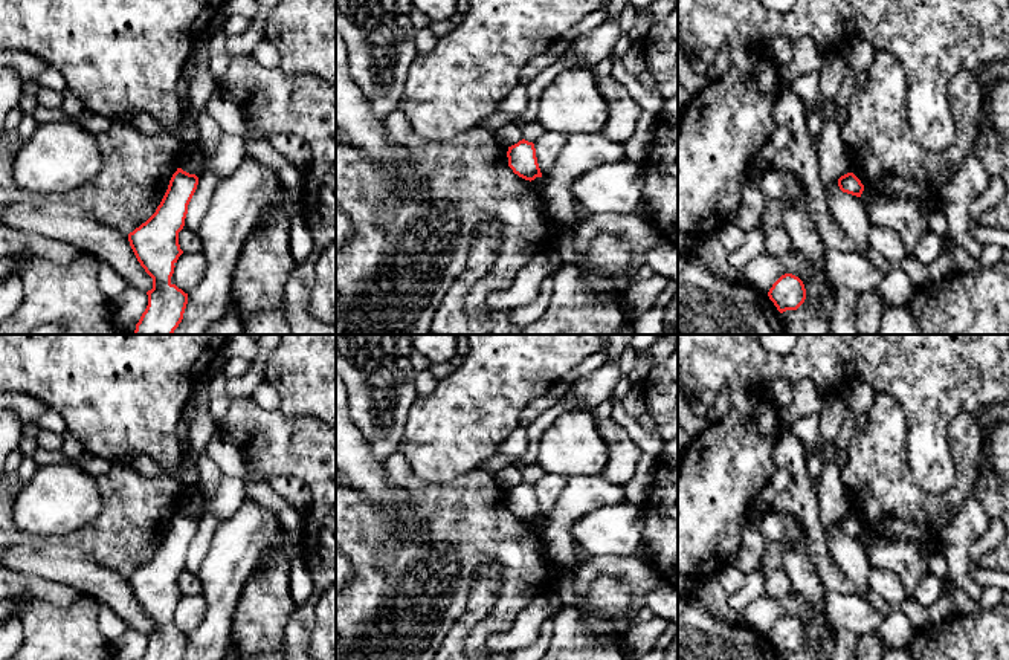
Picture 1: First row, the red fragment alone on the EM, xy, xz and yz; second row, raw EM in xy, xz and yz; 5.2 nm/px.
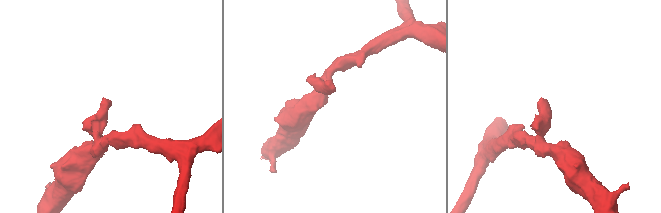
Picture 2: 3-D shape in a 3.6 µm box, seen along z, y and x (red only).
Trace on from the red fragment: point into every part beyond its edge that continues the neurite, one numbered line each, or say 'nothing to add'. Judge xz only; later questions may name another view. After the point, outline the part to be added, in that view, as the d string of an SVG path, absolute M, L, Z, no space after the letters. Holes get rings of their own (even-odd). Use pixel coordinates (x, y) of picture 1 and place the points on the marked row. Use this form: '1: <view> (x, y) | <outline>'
nothing to add

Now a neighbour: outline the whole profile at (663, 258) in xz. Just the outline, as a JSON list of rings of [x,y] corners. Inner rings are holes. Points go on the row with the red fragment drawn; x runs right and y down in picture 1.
[[[661,241],[644,254],[644,260],[655,273],[678,283],[678,246]]]

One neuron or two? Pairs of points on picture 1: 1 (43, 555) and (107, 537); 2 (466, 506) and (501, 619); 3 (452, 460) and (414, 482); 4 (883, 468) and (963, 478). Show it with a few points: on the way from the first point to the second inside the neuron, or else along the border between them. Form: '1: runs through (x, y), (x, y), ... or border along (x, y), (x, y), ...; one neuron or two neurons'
1: border along (58, 540), (84, 550), (103, 566); two neurons
2: runs through (493, 533), (512, 552), (512, 592); one neuron
3: border along (397, 452), (426, 482), (454, 482), (457, 478); two neurons
4: runs through (904, 489), (915, 500), (947, 500); one neuron

